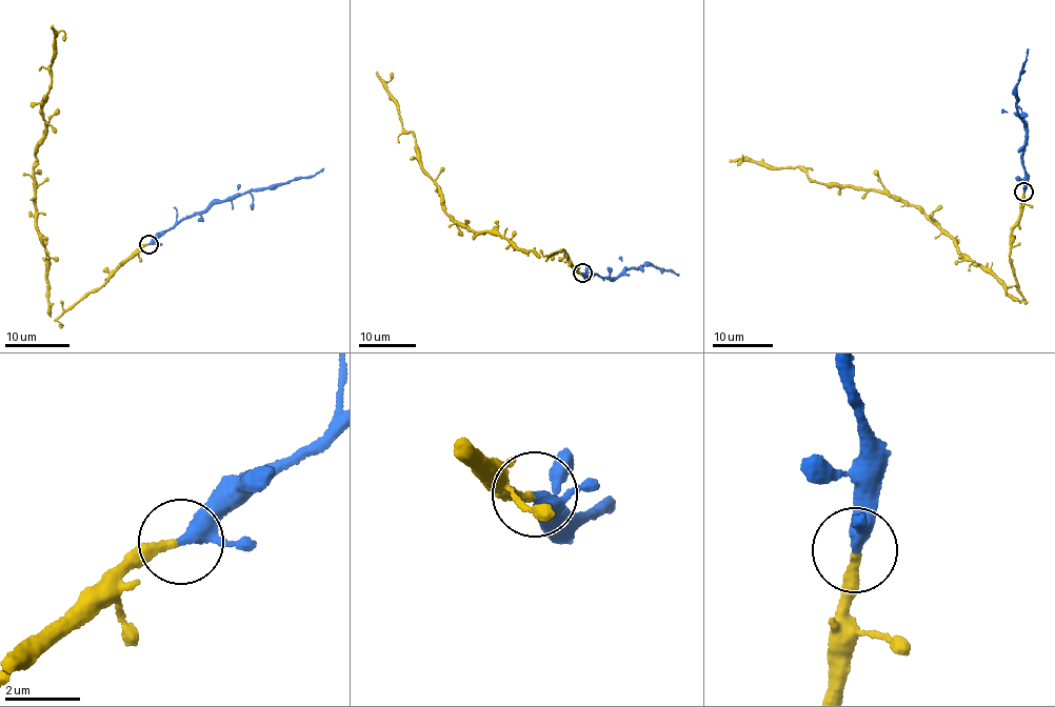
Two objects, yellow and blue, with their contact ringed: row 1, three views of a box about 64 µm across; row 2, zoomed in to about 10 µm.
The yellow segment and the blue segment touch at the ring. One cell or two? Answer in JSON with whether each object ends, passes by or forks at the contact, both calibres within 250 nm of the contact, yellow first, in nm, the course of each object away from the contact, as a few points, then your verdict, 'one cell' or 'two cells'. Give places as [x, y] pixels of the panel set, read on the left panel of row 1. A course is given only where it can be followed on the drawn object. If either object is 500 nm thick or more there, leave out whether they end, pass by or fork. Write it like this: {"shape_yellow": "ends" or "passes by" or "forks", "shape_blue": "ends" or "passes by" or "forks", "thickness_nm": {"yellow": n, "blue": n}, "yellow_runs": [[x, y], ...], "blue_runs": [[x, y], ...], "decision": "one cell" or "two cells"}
{"shape_yellow": "ends", "shape_blue": "passes by", "thickness_nm": {"yellow": 240, "blue": 300}, "yellow_runs": [[148, 243], [51, 317], [33, 172], [61, 31], [62, 40]], "blue_runs": [[148, 243], [214, 203], [235, 199], [251, 190], [309, 179], [323, 168]], "decision": "one cell"}

